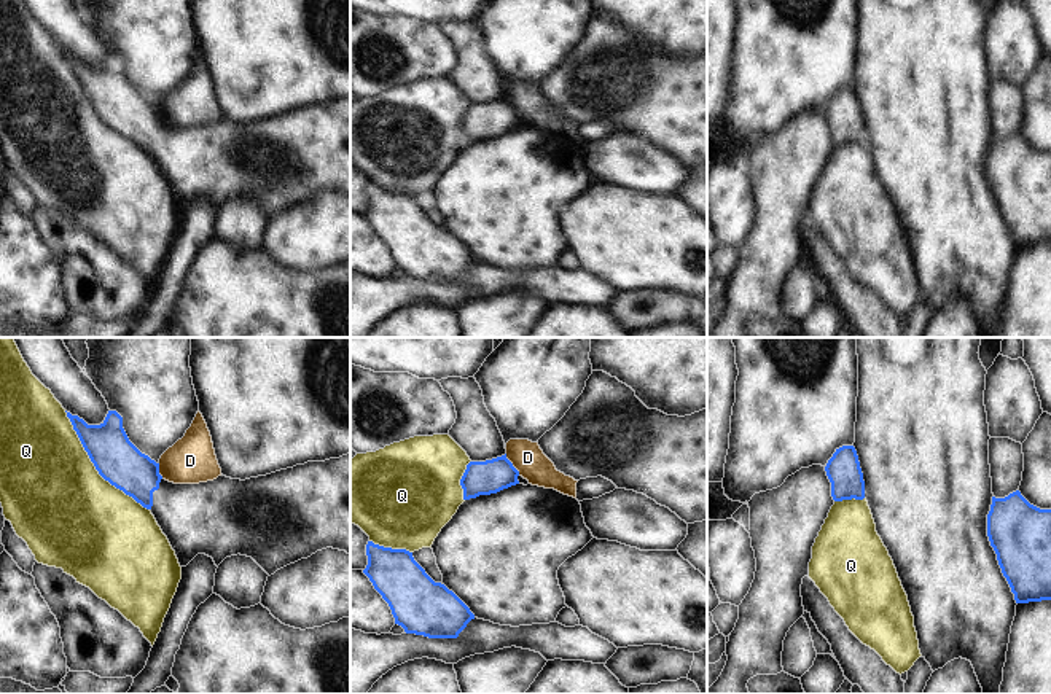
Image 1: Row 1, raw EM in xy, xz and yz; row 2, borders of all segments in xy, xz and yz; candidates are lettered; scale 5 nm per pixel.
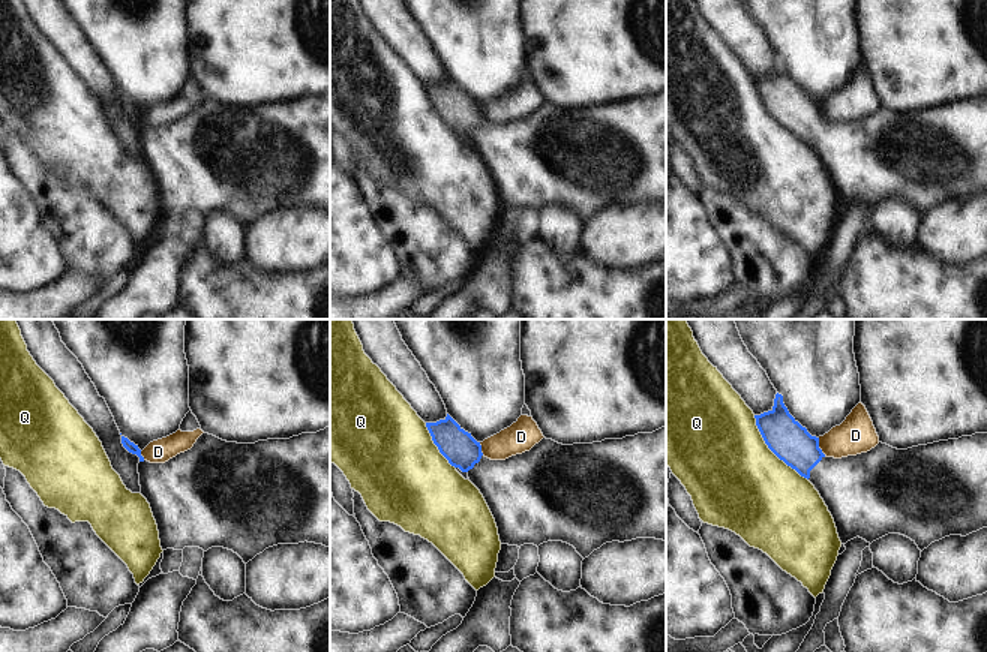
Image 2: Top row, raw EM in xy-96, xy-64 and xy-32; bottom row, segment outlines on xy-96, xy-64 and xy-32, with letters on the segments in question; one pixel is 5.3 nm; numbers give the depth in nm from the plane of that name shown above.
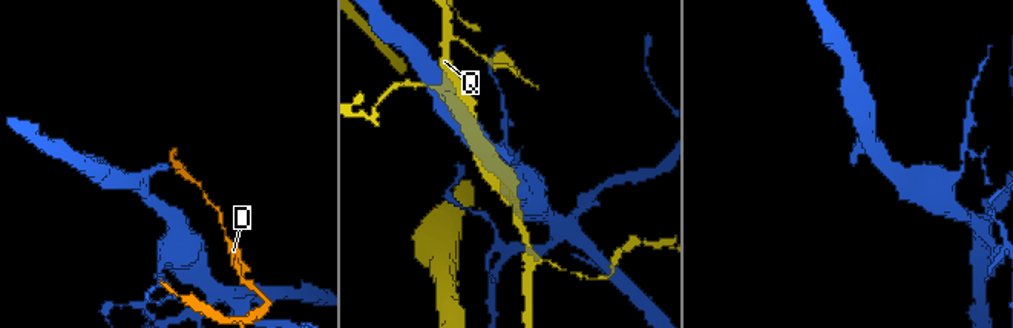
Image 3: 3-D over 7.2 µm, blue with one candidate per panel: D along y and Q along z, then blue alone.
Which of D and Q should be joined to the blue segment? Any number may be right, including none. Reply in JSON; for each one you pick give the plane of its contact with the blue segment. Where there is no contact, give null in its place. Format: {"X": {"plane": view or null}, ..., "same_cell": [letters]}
{"same_cell": []}

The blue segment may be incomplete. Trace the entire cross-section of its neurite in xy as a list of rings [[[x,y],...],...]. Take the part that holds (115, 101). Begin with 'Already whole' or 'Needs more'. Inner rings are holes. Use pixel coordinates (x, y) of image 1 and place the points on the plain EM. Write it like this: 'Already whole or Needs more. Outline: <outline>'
Needs more. Outline: [[[108,54],[100,68],[88,68],[70,56],[67,60],[99,118],[151,154],[175,194],[180,210],[186,210],[197,197],[212,201],[217,210],[226,201],[240,197],[252,201],[271,220],[277,213],[326,191],[350,197],[350,97],[325,105],[307,105],[245,124],[221,118],[207,126],[174,127],[159,118],[159,107],[129,84],[123,72],[123,60],[116,54]]]

